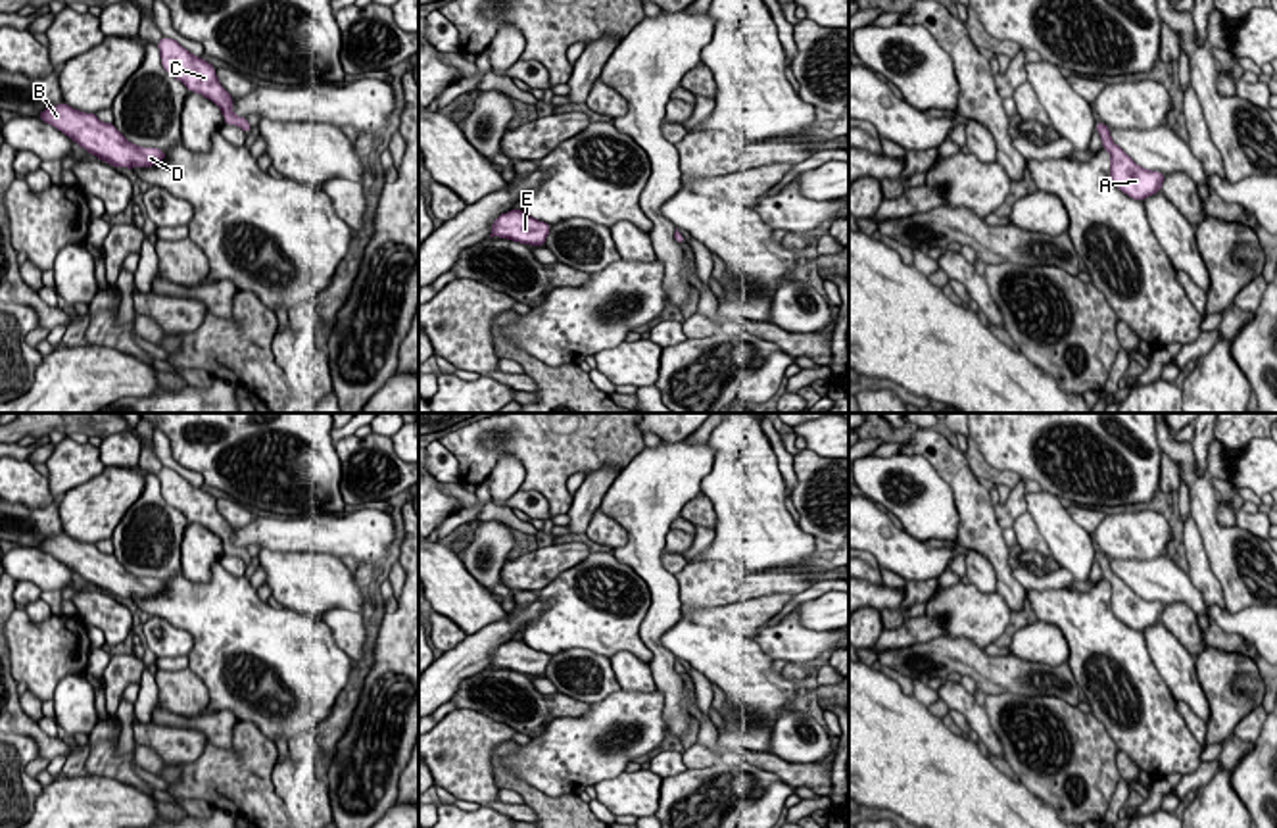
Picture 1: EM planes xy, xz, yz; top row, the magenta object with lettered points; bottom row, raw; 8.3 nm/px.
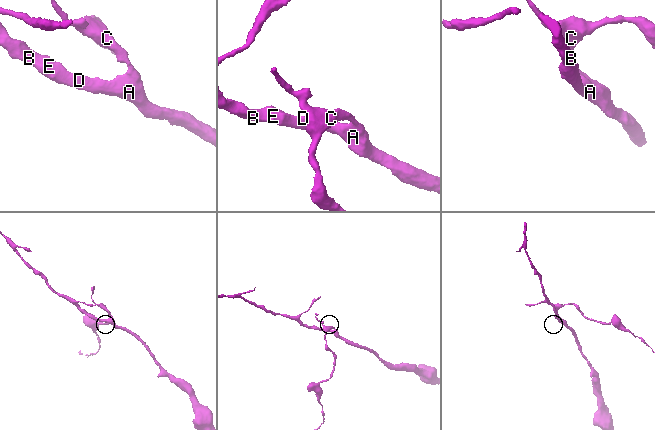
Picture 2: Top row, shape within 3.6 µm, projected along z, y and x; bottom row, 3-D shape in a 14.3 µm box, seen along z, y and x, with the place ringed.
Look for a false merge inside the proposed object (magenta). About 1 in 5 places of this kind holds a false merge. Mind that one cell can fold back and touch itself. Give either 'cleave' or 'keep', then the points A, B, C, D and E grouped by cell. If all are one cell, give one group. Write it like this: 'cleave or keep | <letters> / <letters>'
keep | A B C D E

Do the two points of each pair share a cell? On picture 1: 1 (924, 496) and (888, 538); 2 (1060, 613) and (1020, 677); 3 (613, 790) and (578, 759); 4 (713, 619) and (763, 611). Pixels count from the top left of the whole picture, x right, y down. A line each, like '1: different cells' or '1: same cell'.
1: different cells
2: different cells
3: different cells
4: same cell

